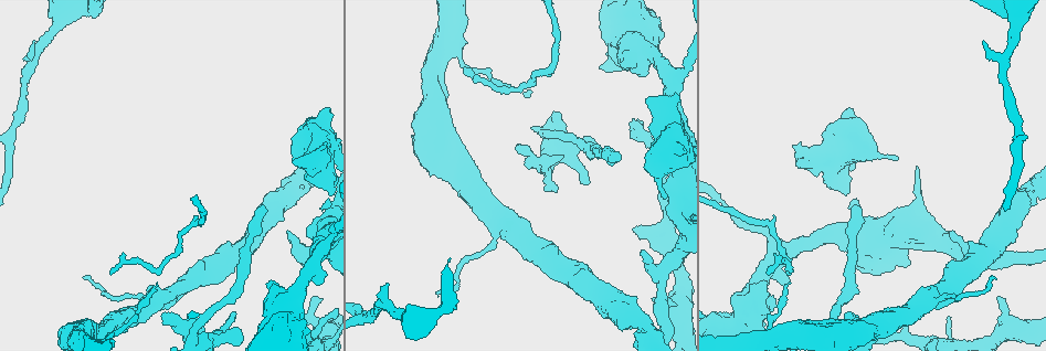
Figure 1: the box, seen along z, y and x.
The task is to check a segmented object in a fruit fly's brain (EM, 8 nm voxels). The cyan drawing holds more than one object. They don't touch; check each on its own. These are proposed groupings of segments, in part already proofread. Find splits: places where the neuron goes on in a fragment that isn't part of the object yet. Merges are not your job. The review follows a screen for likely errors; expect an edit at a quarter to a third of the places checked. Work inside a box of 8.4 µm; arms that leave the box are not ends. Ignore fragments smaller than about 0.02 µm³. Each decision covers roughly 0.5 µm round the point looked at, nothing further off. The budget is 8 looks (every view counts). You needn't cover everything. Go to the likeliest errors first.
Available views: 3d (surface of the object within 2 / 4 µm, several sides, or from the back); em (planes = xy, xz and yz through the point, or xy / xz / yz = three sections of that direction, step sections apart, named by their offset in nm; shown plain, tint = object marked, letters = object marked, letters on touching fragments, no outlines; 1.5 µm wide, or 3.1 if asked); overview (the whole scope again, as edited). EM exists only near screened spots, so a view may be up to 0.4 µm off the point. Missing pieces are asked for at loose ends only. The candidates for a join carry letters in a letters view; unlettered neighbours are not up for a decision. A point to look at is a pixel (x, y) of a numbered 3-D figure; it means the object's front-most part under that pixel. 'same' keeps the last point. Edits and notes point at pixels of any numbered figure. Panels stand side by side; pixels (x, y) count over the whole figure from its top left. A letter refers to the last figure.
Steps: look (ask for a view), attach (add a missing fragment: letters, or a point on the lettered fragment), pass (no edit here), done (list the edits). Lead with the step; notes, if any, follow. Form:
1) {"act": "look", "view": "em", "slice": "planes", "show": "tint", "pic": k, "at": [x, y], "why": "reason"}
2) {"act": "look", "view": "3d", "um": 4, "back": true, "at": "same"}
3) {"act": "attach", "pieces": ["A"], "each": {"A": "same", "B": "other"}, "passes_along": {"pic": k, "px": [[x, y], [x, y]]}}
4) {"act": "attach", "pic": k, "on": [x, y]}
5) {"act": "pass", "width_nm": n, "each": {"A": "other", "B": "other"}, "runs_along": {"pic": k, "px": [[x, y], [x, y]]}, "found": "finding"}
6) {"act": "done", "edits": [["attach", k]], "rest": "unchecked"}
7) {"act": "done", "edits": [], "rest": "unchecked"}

{"act": "look", "view": "3d", "um": 2, "pic": 1, "at": [318, 299], "why": "branch stops here"}

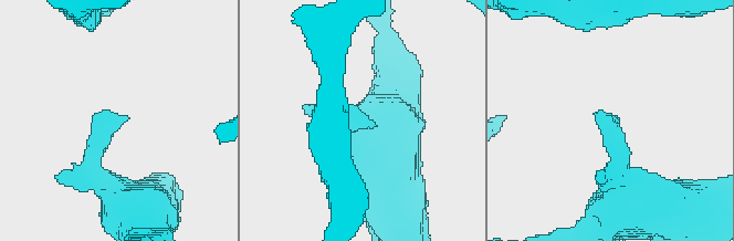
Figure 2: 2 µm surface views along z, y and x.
{"act": "look", "view": "em", "slice": "planes", "show": "letters", "pic": 2, "at": [371, 123]}

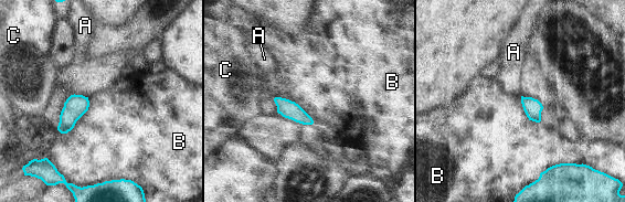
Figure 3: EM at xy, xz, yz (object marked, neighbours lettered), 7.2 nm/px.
{"act": "pass", "each": {"A": "other", "B": "other", "C": "other"}, "found": "none of them fits"}

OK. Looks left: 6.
{"act": "look", "view": "3d", "um": 4, "pic": 1, "at": [512, 89], "why": "branch stops here"}

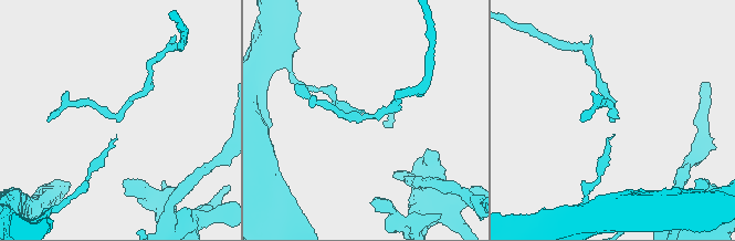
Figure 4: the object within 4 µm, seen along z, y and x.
{"act": "look", "view": "em", "slice": "planes", "show": "letters", "pic": 4, "at": [367, 118], "why": "shape alone is not enough"}

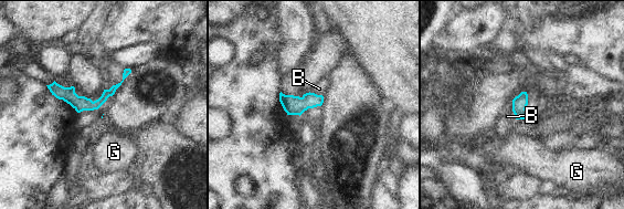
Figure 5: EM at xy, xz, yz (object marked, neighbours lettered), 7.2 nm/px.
{"act": "pass", "width_nm": 110, "each": {"B": "other", "G": "other"}, "border": {"pic": 5, "px": [[513, 98], [513, 113], [516, 118]]}, "found": "none of them fits"}

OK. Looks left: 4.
{"act": "look", "view": "em", "slice": "planes", "show": "tint", "pic": 1, "at": [435, 294], "why": "tapers out"}

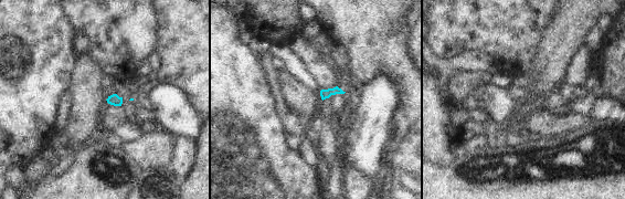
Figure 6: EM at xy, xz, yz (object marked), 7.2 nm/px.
{"act": "look", "view": "em", "slice": "planes", "show": "letters", "at": "same", "why": "what lies round it"}

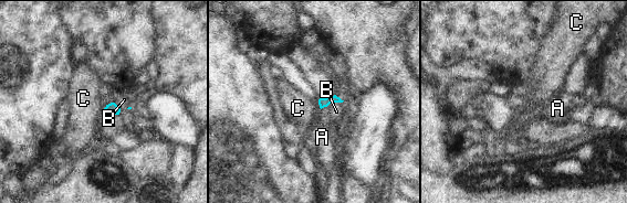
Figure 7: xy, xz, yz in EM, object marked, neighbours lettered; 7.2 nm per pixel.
{"act": "attach", "pieces": ["A"], "width_nm": 70, "each": {"A": "same", "B": "other", "C": "other"}, "passes_along": {"pic": 7, "px": [[323, 103], [323, 107], [322, 137]]}, "found": "the neuron continues"}

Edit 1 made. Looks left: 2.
{"act": "done", "edits": [["attach", 7]], "rest": "unchecked"}

